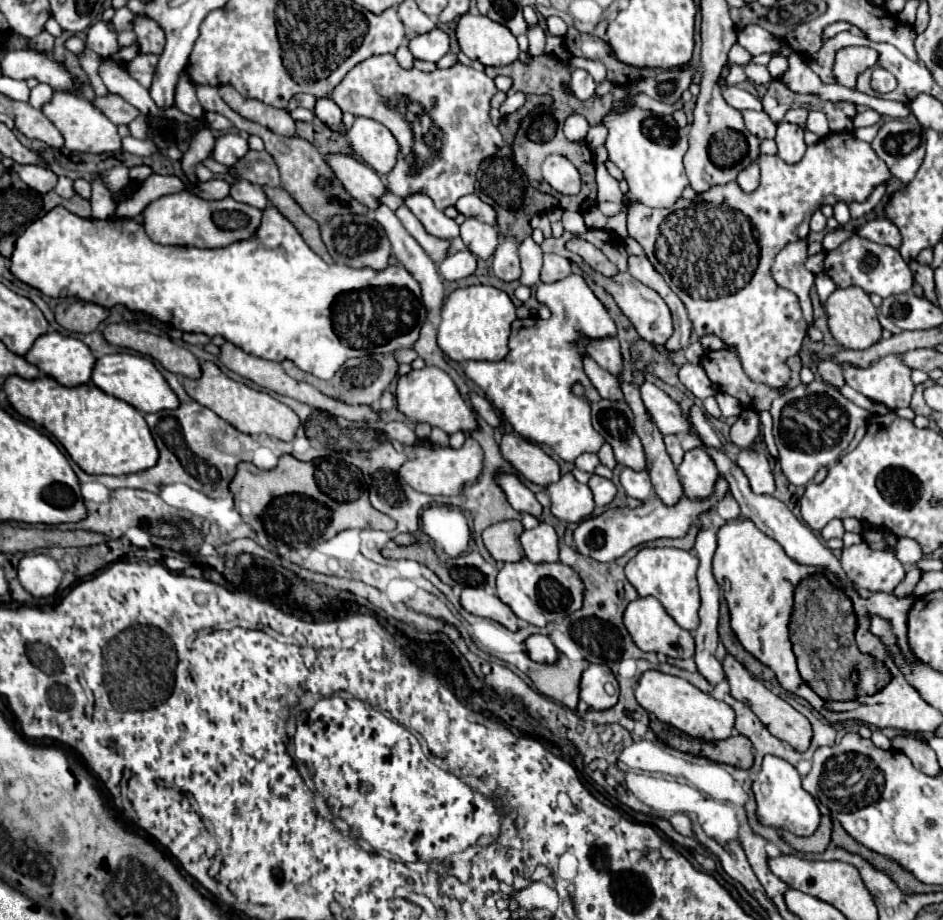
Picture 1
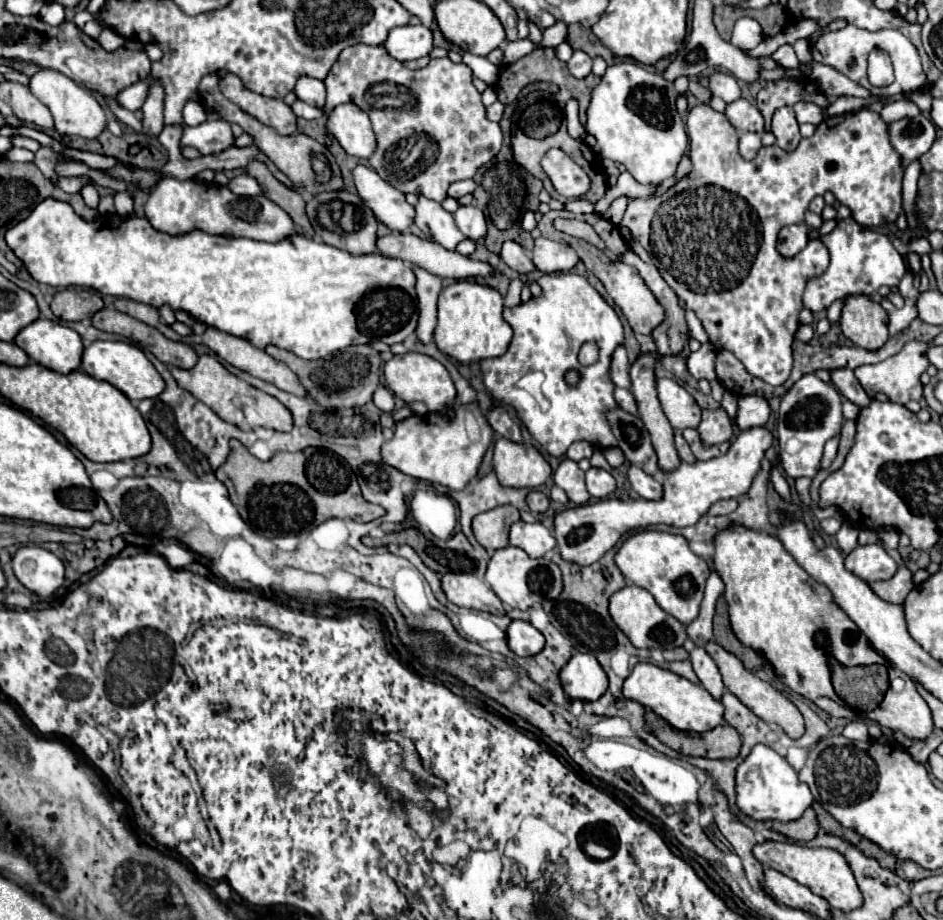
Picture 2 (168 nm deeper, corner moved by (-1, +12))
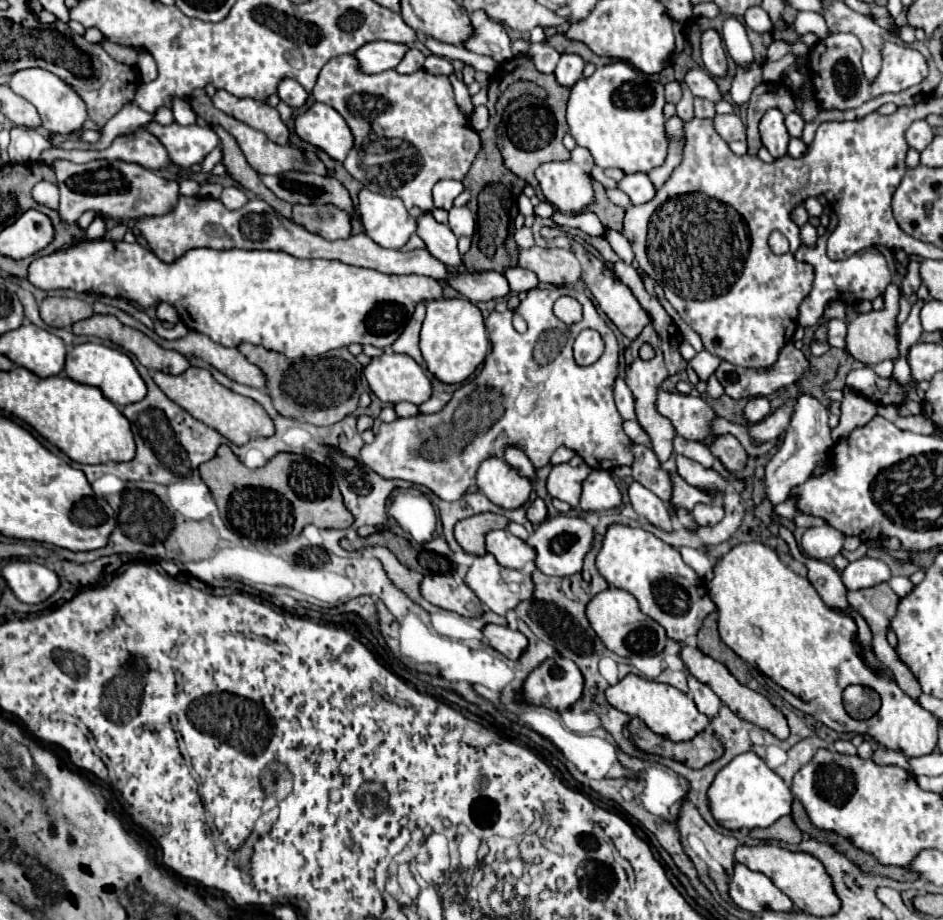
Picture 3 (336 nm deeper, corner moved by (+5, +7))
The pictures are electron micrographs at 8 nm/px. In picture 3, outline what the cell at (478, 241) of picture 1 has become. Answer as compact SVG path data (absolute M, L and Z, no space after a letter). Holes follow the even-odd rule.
M453 206L449 210L449 228L455 236L473 236L475 232L475 216L467 206Z

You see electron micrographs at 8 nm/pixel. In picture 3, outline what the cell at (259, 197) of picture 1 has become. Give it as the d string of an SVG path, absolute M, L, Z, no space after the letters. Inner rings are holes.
M229 186L229 188L225 188L223 194L221 194L221 202L223 202L223 206L225 206L227 210L239 210L241 206L245 206L247 196L245 196L245 192L243 192L241 188Z

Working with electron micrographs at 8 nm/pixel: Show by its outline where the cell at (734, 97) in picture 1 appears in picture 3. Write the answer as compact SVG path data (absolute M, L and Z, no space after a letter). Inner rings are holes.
M691 68L685 74L685 84L693 92L693 96L699 96L699 98L705 98L711 102L719 102L723 98L715 80L703 68Z

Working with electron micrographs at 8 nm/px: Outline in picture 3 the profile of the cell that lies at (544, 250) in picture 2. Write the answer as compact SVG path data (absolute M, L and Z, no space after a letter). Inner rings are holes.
M521 248L519 250L519 266L535 272L541 284L553 286L569 286L575 284L581 276L579 262L571 250L561 248Z

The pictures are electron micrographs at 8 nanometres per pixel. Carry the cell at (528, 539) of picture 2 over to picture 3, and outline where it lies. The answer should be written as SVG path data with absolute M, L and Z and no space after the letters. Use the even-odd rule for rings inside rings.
M491 530L485 536L485 548L501 566L513 570L521 570L527 562L535 560L535 550L509 530Z

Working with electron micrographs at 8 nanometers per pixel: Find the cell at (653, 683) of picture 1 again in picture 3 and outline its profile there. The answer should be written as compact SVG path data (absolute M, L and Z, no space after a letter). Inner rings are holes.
M627 674L615 686L609 686L605 690L605 698L613 708L617 708L629 716L641 718L655 734L661 734L663 738L669 738L673 742L683 742L683 740L695 738L709 724L709 718L697 710L695 702L687 694L683 694L681 690L677 690L669 684L651 682L651 680L639 678L635 674Z

